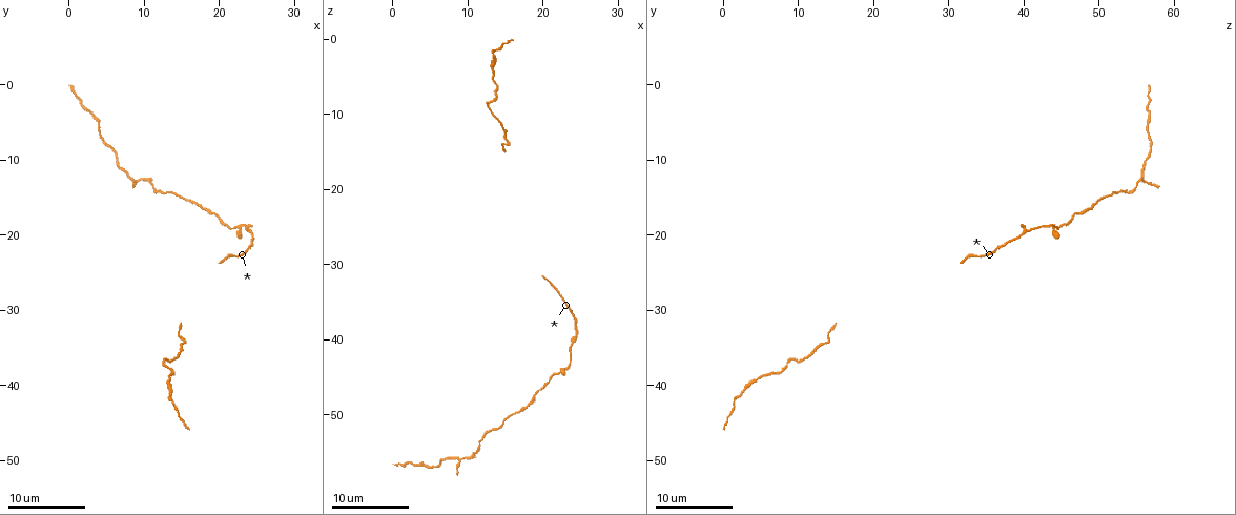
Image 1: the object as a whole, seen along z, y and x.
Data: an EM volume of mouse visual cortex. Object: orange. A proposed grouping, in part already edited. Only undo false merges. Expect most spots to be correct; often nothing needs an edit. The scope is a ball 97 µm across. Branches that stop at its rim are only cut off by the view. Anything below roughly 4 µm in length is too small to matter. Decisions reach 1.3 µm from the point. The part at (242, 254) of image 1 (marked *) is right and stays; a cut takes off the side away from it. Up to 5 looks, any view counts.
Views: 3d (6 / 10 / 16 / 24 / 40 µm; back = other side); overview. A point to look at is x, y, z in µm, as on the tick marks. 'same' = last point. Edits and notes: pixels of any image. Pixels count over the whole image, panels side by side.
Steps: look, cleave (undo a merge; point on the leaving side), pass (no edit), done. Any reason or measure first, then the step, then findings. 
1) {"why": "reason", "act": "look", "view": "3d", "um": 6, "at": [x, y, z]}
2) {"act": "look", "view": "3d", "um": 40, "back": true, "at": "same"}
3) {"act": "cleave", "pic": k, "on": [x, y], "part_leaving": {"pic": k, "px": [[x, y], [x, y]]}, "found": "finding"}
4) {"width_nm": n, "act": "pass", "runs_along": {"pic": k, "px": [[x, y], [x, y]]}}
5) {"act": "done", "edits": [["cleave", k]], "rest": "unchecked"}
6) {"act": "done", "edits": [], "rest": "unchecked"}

{"why": "thin arm on a thick one", "act": "look", "view": "3d", "um": 10, "at": [21.5, 19.0, 44.5]}

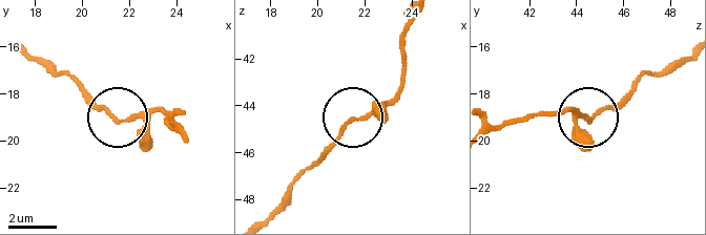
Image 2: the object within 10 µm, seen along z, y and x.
{"width_nm": 130, "act": "pass", "runs_along": {"pic": 2, "px": [[490, 132], [543, 112], [588, 119], [626, 97]]}, "found": "continuous, no second cell"}

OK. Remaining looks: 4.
{"why": "sudden change in width", "act": "look", "view": "3d", "um": 16, "at": [17.0, 16.0, 49.5]}

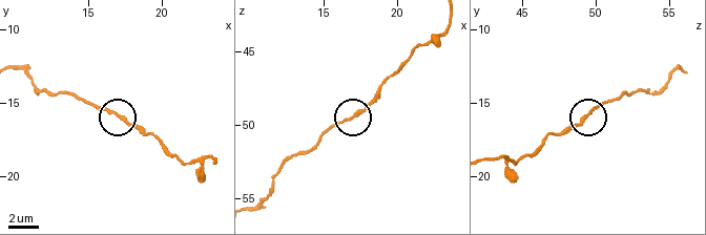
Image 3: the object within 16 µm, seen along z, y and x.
{"act": "pass", "found": "all the same cell"}

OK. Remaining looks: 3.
{"why": "narrows sharply", "act": "look", "view": "3d", "um": 6, "at": [12.0, 14.0, 53.0]}

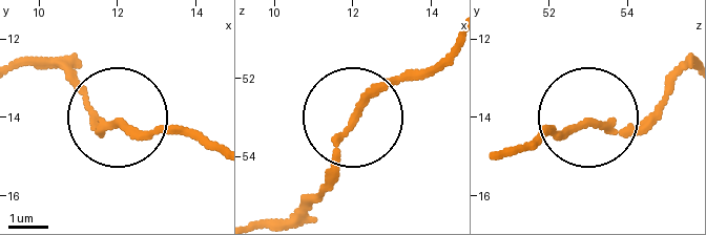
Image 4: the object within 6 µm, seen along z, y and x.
{"width_nm": 160, "act": "pass", "runs_along": {"pic": 4, "px": [[444, 51], [374, 91], [317, 198]]}, "found": "continuous, no second cell"}

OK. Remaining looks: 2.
{"act": "done", "edits": [], "rest": "unchecked"}

